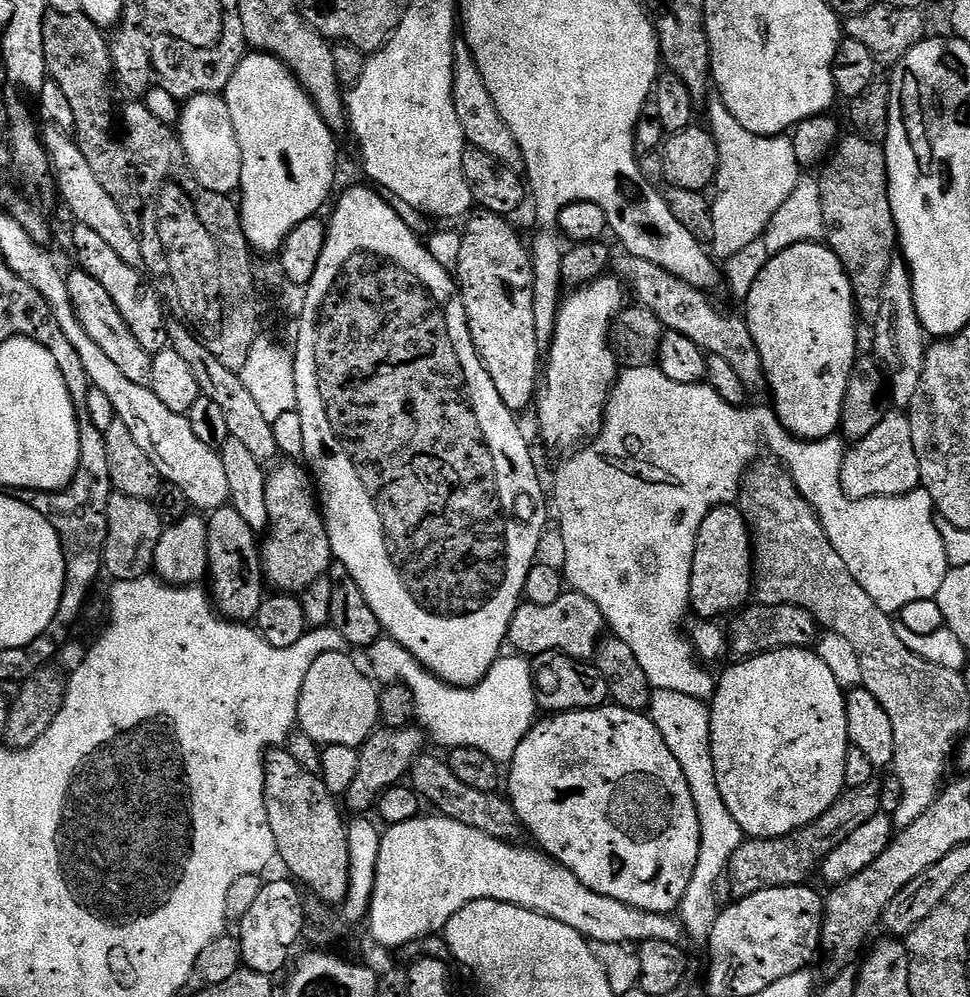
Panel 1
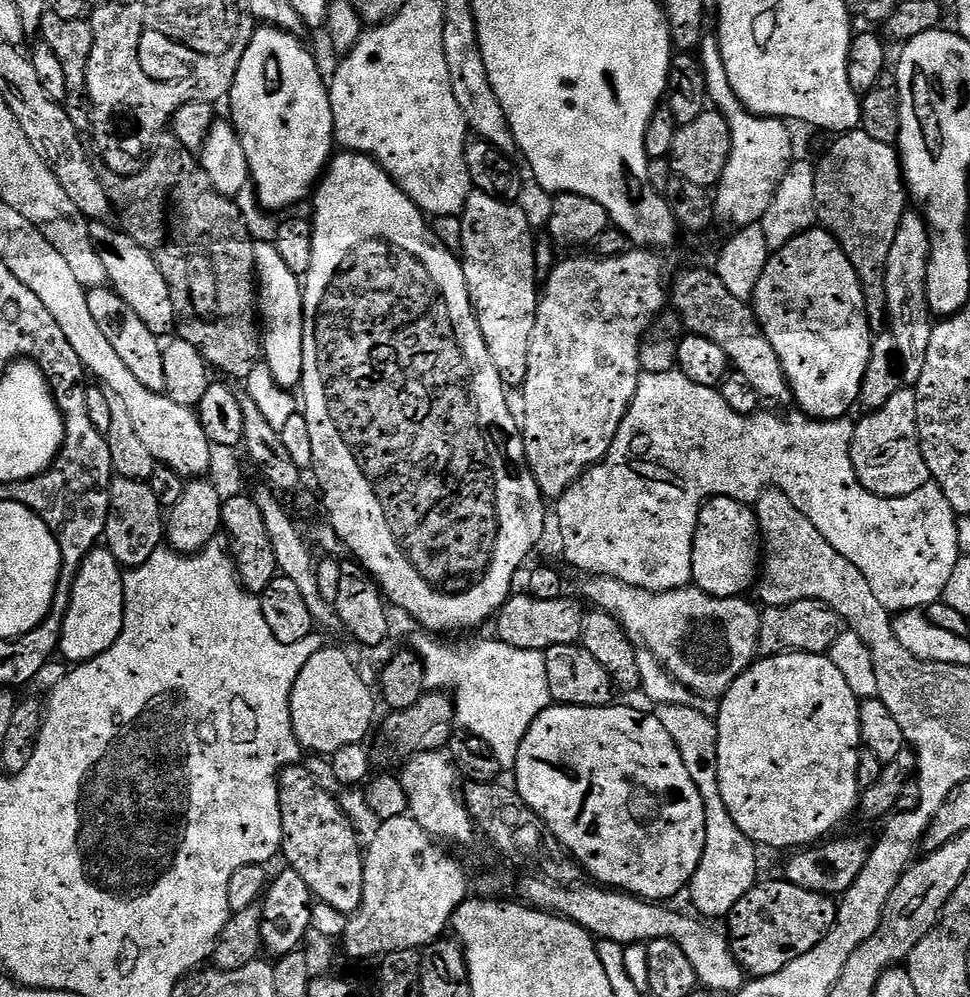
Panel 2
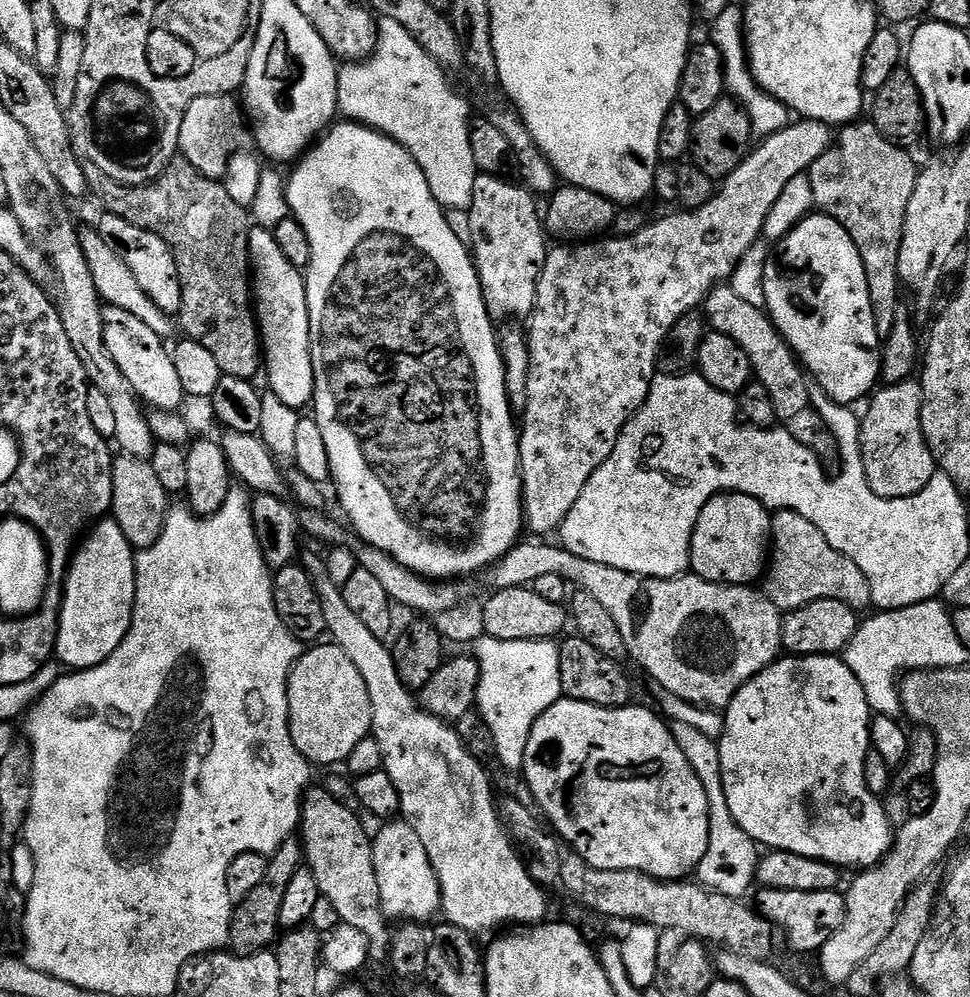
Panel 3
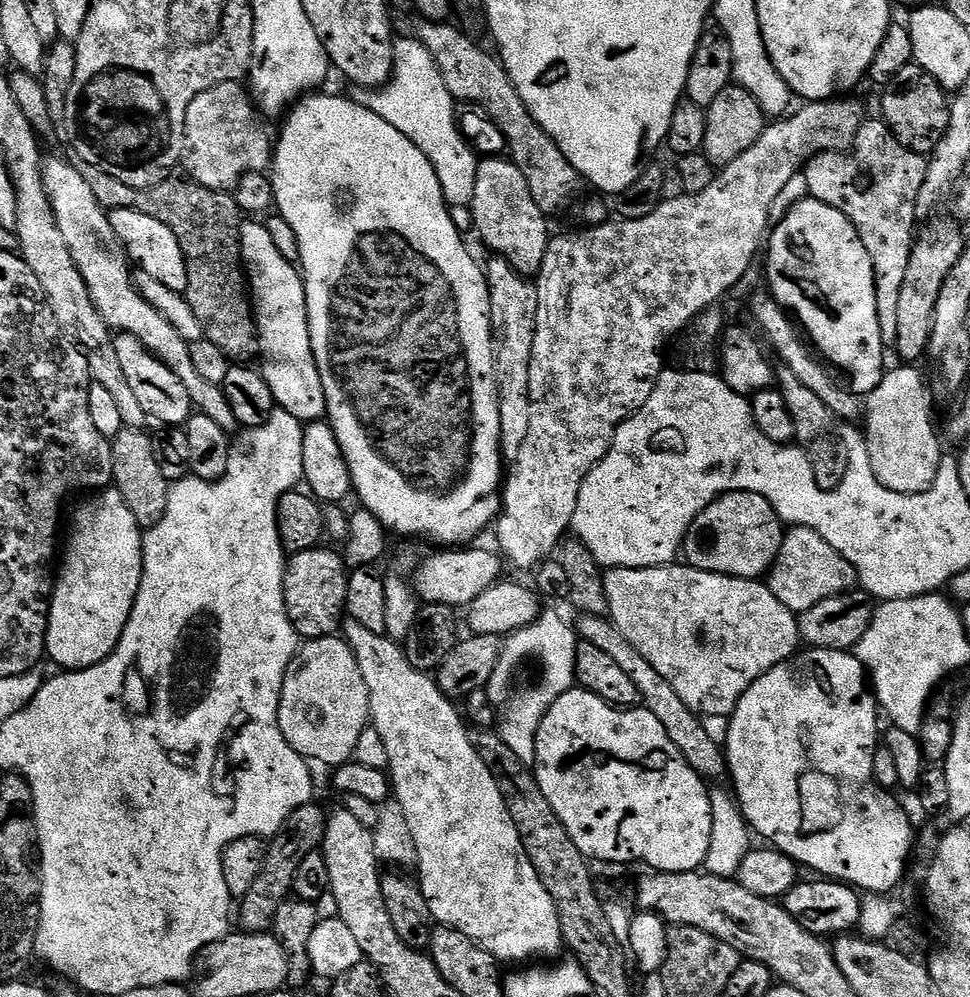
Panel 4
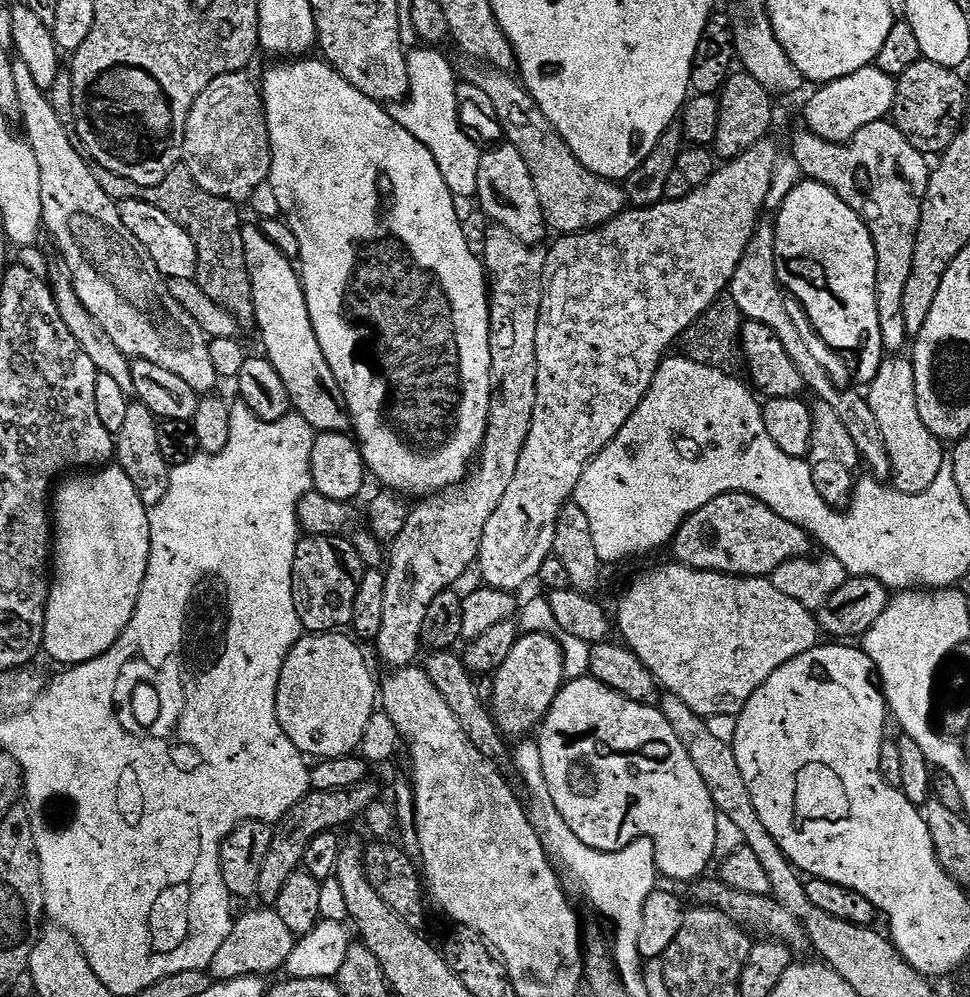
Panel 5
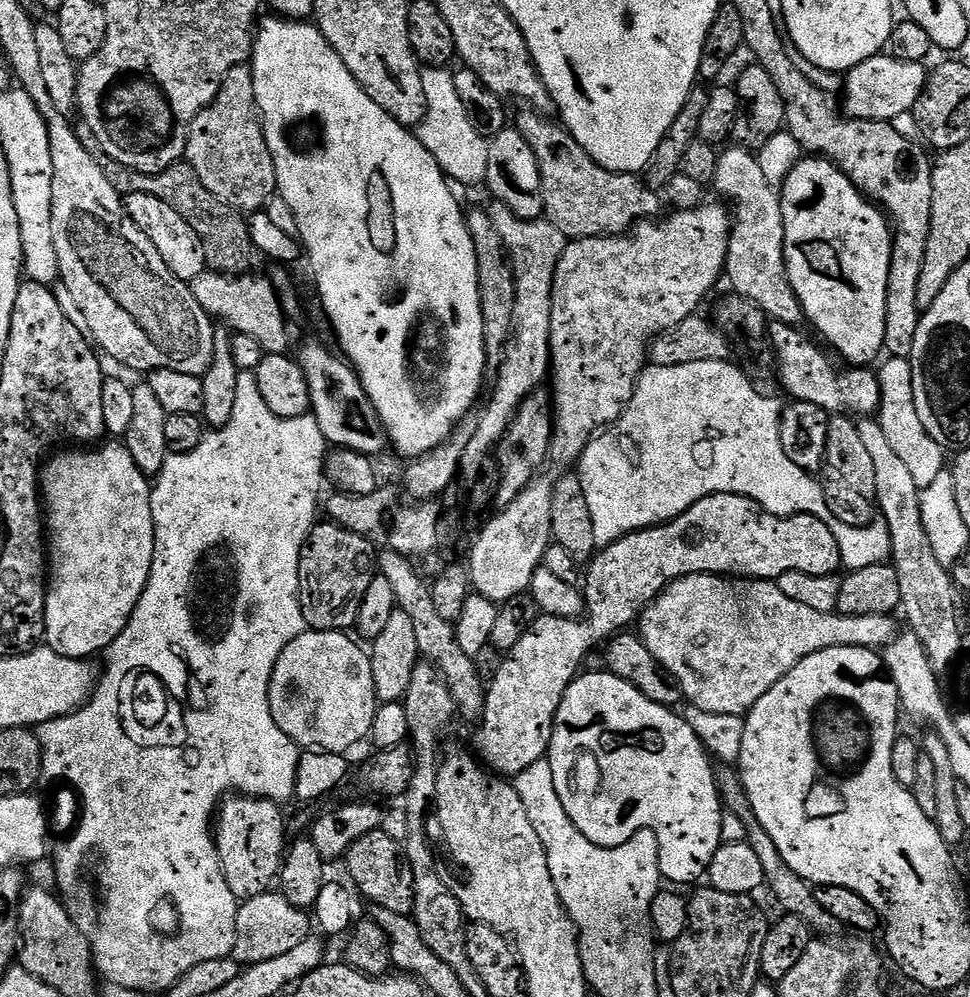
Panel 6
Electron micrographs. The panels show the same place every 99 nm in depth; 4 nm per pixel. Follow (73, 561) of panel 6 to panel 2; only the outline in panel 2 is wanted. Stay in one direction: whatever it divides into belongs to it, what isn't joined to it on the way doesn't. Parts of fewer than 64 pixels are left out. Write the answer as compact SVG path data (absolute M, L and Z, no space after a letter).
M97 546L84 559L72 587L70 606L60 635L59 655L69 665L84 664L87 660L98 658L122 634L124 625L124 573L114 554L107 547Z

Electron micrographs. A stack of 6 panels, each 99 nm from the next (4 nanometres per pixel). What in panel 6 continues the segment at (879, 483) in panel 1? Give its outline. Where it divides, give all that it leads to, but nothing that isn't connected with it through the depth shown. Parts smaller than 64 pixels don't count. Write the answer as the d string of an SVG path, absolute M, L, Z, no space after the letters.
M894 356L885 359L885 361L885 364L878 368L880 378L878 419L882 430L886 433L887 440L890 441L890 446L897 452L900 461L909 468L911 476L914 477L914 482L922 490L926 486L930 486L930 482L934 482L934 478L938 478L938 474L946 471L946 464L944 464L946 452L938 442L934 442L934 438L930 438L930 434L926 434L926 426L922 426L922 418L918 418L918 406L914 406L914 374L912 373L911 359Z

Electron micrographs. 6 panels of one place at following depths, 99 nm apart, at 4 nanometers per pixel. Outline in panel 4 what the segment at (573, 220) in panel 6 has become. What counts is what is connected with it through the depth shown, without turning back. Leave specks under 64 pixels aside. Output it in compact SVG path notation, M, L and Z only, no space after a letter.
M420 20L417 25L416 32L414 32L415 39L420 40L422 46L426 46L426 50L430 50L430 58L434 58L434 62L442 74L442 82L446 82L446 90L450 90L453 101L479 106L496 123L498 130L502 130L508 143L507 155L512 163L518 166L518 170L522 170L522 178L526 178L526 186L530 186L530 198L534 198L534 202L538 202L538 210L542 210L545 216L555 217L555 212L562 211L579 194L582 181L574 170L574 166L570 166L570 162L566 162L562 150L558 150L558 146L548 137L546 130L542 130L542 126L538 126L538 122L530 114L530 110L526 110L526 106L522 102L514 82L510 82L508 71L504 69L503 64L491 51L489 51L490 53L483 52L466 33L459 32L454 26L455 23L432 24L428 20Z

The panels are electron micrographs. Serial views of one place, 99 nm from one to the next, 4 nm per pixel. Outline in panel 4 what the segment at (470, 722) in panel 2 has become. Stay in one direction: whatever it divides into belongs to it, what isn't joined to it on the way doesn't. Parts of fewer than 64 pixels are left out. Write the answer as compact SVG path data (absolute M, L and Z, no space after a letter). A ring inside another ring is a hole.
M548 610L541 611L529 628L513 632L503 641L494 678L490 678L488 683L488 697L493 705L498 706L498 731L502 742L506 742L511 753L523 764L535 765L538 726L542 726L546 710L550 710L550 706L554 706L554 702L558 702L558 698L562 698L562 694L573 687L577 643L578 637L573 625L567 624L558 613ZM523 660L540 660L540 684L512 692L516 671Z

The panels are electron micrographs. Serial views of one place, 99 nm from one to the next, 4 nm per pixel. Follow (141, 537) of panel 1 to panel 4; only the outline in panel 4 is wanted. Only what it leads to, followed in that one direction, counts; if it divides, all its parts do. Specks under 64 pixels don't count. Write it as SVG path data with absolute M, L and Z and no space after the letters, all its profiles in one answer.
M125 428L112 442L112 484L115 491L126 498L126 506L130 506L130 514L140 523L141 529L147 530L162 522L162 514L166 514L168 489L170 482L158 467L154 458L152 436L138 428Z

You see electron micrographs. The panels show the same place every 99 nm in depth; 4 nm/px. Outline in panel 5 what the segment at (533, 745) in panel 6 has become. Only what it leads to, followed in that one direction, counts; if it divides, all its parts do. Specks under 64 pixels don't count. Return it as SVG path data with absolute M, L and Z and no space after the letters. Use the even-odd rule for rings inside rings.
M727 492L702 506L676 532L676 538L670 545L679 563L688 568L697 568L703 572L722 572L725 576L758 576L761 578L771 577L778 566L782 566L787 560L804 558L813 551L813 537L805 528L799 528L794 522L774 514L770 506L766 506L758 498L754 498L745 492ZM524 632L494 675L494 698L490 707L501 733L508 738L531 737L528 735L531 732L533 735L543 724L554 698L566 683L559 639L547 632Z

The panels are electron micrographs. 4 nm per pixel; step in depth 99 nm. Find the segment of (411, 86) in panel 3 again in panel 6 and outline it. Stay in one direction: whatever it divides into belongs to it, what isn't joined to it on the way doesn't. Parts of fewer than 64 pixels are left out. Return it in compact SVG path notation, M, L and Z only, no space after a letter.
M425 67L422 71L422 90L426 90L426 114L418 125L418 139L422 146L426 146L426 150L430 150L449 181L457 185L483 185L486 181L486 166L490 162L490 140L476 129L475 122L468 117L469 109L464 103L461 85L456 85L455 78L448 71L447 67Z

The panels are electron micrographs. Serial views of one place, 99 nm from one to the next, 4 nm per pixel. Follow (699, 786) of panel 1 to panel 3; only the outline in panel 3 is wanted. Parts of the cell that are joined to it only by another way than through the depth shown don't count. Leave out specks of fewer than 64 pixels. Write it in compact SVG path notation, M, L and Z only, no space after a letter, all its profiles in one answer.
M672 724L674 742L686 754L686 762L694 770L698 782L702 782L702 790L706 790L706 802L710 806L710 838L706 846L706 854L702 854L702 862L697 866L694 876L709 892L726 894L737 898L747 897L747 892L756 884L756 866L760 862L761 853L755 840L734 822L734 814L730 814L730 806L726 804L726 790L722 786L722 762L720 761L720 745L715 740L706 738L694 726Z

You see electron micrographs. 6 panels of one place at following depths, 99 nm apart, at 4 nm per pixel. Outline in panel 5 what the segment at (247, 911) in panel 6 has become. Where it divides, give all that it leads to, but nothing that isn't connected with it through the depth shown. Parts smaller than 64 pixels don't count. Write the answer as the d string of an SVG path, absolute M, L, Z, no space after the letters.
M256 906L253 912L235 917L230 934L225 936L221 949L210 962L210 975L213 981L233 980L243 976L268 978L271 972L279 973L283 969L297 939L290 926L286 926L286 922L278 918L275 907Z

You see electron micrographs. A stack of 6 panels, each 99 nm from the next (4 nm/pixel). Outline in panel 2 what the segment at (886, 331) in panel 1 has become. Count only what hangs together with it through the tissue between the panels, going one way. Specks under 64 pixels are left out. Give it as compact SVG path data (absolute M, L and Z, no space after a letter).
M909 210L905 212L902 222L898 226L898 235L894 237L894 246L890 246L890 258L886 261L886 302L888 303L888 323L887 331L894 338L894 346L899 363L902 365L902 380L905 385L914 386L918 378L922 378L922 366L926 366L926 349L930 347L930 334L934 327L934 313L928 305L928 259L932 253L932 233L928 230L928 222L919 211Z

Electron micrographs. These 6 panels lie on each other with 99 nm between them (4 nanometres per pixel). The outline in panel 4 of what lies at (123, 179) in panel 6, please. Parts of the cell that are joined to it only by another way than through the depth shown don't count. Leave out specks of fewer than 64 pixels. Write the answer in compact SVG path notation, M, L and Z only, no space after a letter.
M76 160L75 166L106 210L138 210L142 214L150 214L150 218L158 218L162 226L170 226L170 230L174 230L188 271L188 285L183 295L187 296L190 310L194 310L205 337L214 342L214 346L218 346L229 361L255 361L260 351L260 336L256 333L250 289L240 259L242 213L235 195L215 192L191 178L169 178L150 190L139 192L102 174L96 164Z

